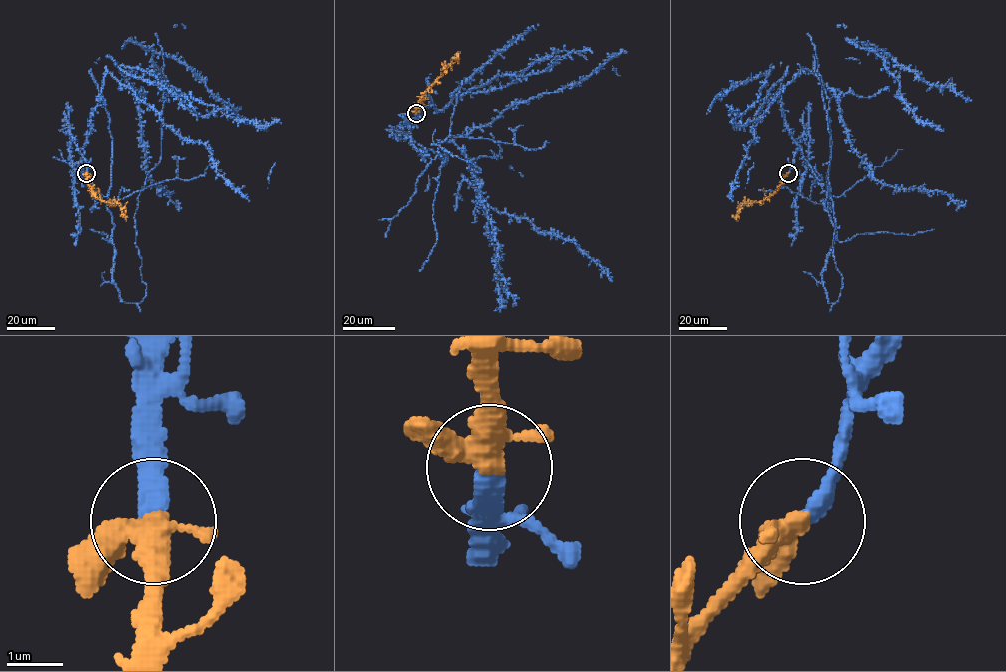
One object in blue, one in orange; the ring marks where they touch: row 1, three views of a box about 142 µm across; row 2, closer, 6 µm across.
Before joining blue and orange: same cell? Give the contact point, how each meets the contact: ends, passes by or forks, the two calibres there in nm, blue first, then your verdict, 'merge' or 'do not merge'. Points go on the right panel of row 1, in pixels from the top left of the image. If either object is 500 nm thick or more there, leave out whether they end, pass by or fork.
at (788, 173); blue ends there; orange forks there; 360 nm thick on the blue side, 320 nm on the other; merge

